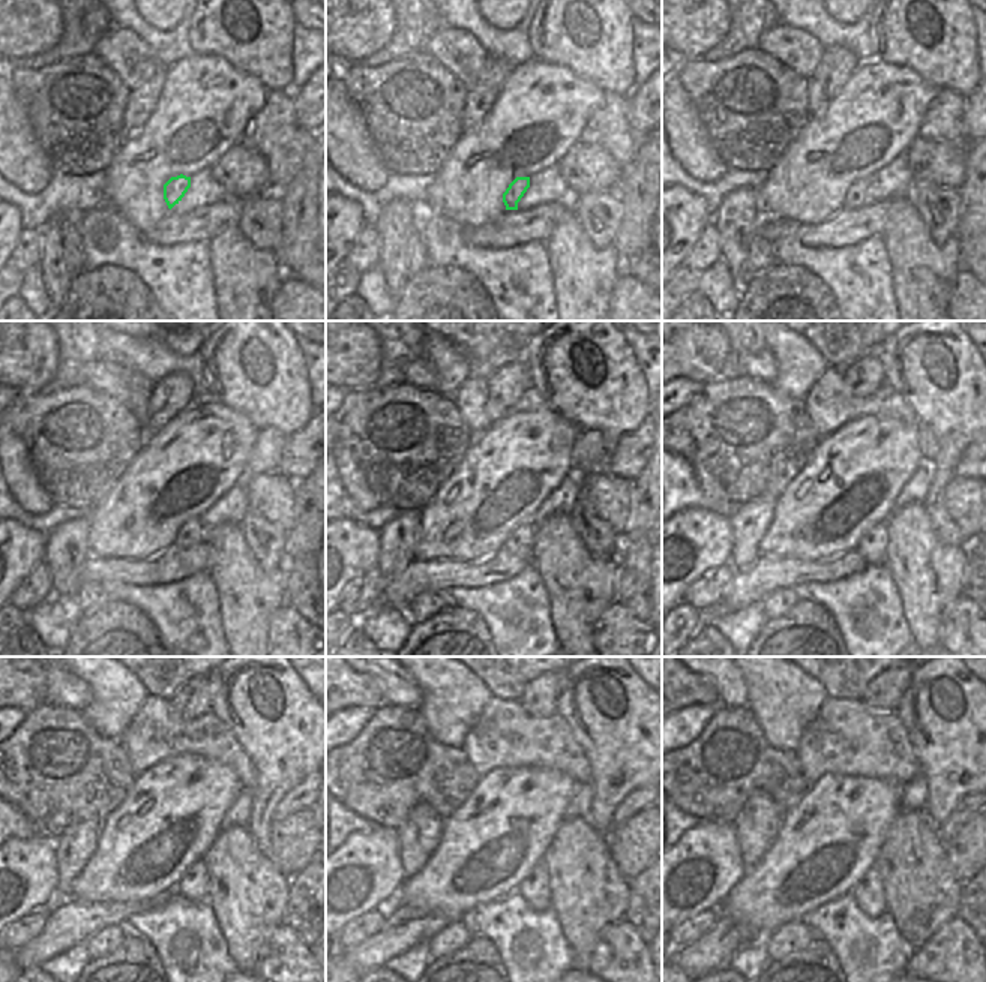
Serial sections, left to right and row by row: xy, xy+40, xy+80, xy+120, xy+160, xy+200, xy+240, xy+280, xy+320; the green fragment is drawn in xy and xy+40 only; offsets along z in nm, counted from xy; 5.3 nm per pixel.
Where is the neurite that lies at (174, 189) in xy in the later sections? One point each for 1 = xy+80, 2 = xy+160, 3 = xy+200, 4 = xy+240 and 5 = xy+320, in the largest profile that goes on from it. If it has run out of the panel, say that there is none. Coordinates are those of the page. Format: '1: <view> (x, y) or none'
1: xy+80 (856, 195)
2: xy+160 (521, 540)
3: xy+200 (871, 546)
4: xy+240 (194, 885)
5: xy+320 (869, 892)

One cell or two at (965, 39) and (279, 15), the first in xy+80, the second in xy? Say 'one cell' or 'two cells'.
one cell

